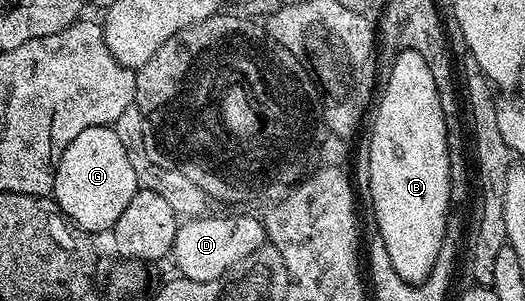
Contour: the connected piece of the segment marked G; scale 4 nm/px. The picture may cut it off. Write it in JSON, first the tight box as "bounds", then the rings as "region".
{"bounds":[51,125,139,235],"region":[[[108,125],[87,127],[67,143],[67,151],[63,151],[63,159],[59,159],[59,167],[55,171],[55,187],[51,194],[62,213],[90,235],[98,235],[104,231],[112,230],[113,224],[123,215],[127,203],[137,194],[139,186],[135,179],[135,170],[131,167],[131,159],[127,159],[127,151],[119,140],[116,128]]]}

